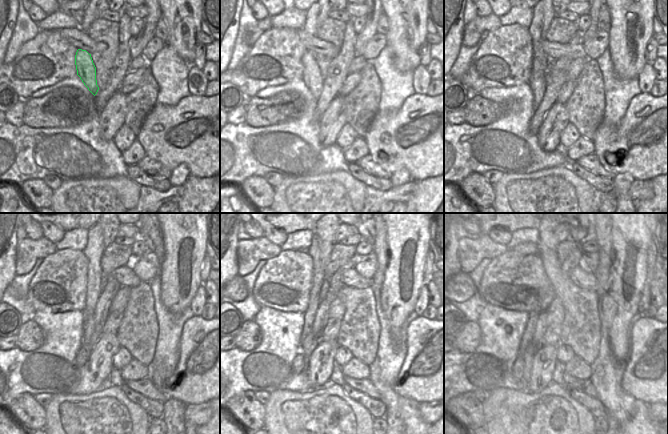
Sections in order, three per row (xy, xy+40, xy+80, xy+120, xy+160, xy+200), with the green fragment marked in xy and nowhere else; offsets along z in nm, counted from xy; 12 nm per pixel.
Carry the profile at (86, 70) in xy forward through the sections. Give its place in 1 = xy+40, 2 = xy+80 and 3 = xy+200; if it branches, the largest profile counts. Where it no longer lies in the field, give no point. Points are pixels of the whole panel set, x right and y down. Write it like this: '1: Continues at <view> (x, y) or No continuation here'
1: Continues at xy+40 (312, 77)
2: Continues at xy+80 (538, 81)
3: Continues at xy+200 (541, 326)

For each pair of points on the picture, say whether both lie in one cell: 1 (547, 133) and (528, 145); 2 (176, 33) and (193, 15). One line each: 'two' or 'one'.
1: two
2: one

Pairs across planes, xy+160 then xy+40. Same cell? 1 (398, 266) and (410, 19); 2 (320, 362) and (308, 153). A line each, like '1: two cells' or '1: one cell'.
1: one cell
2: two cells

